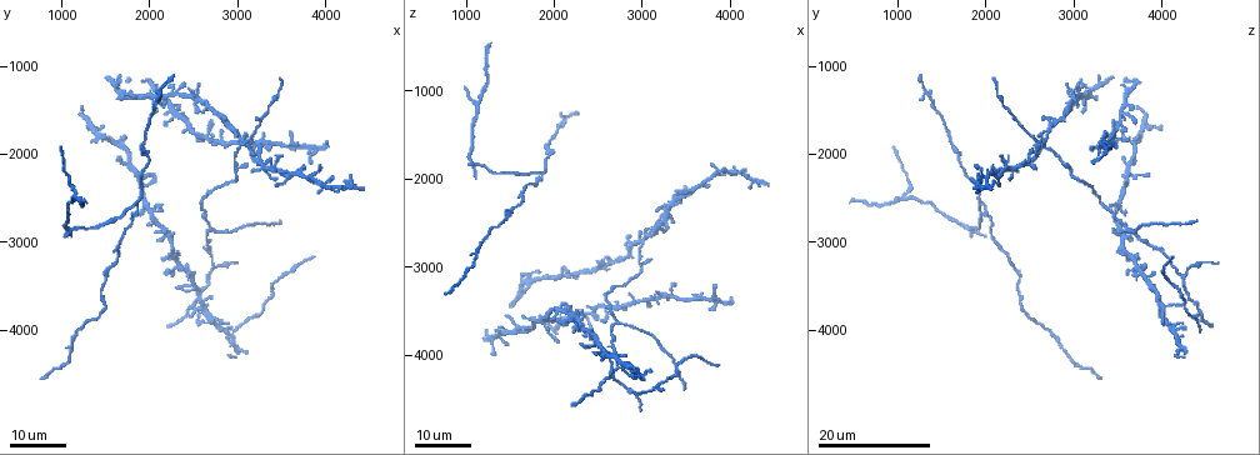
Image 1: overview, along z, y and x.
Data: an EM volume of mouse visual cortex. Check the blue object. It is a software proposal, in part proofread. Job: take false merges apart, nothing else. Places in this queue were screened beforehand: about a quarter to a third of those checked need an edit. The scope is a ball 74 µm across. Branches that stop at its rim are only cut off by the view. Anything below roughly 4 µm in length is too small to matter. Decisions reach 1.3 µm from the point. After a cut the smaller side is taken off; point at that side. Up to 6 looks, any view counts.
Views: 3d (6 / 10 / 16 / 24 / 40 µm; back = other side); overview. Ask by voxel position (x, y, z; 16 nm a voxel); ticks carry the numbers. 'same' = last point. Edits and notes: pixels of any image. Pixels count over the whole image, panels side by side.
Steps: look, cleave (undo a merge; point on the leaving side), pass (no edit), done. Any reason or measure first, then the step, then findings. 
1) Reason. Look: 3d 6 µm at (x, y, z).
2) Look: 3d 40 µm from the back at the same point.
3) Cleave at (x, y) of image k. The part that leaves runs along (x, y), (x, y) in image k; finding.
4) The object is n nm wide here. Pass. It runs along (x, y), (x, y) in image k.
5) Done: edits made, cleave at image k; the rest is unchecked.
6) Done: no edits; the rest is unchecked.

Branch point. Look: 3d 16 µm at (2550, 3650, 4300).

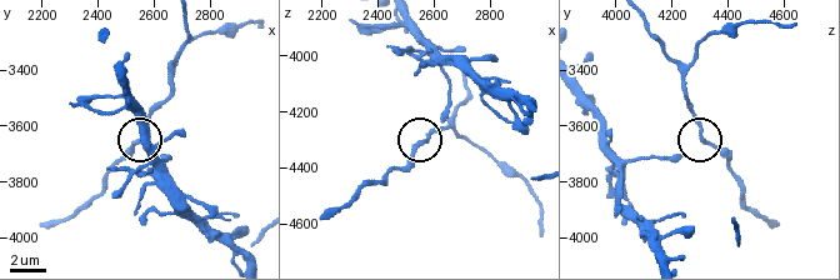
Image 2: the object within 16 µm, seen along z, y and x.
Zoom in. Look: 3d 10 µm at (2560, 3650, 4300).

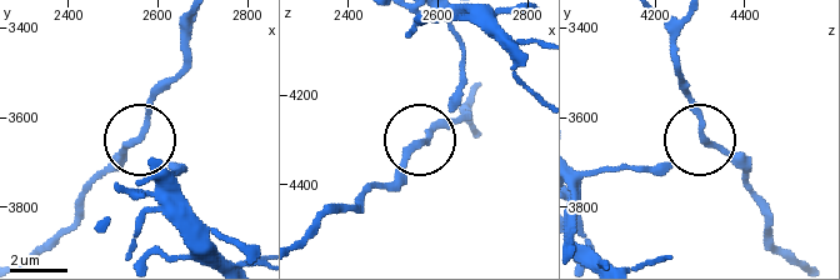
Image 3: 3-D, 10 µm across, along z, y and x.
Pass. It runs along (664, 23), (679, 79), (705, 136), (750, 170) in image 3; one neuron here.

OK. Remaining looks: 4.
Arms part here. Look: 3d 16 µm at (2650, 3400, 4250).

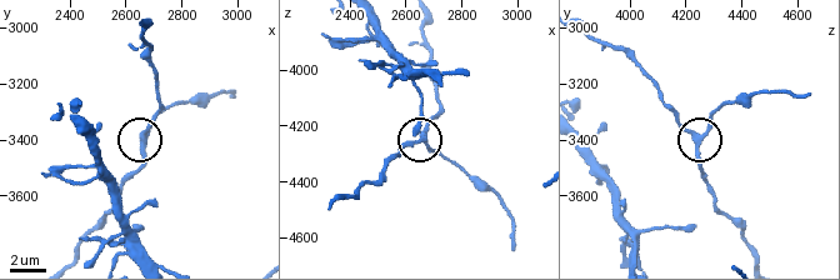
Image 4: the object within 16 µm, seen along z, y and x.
Closer look. Look: 3d 10 µm at (2660, 3400, 4250).

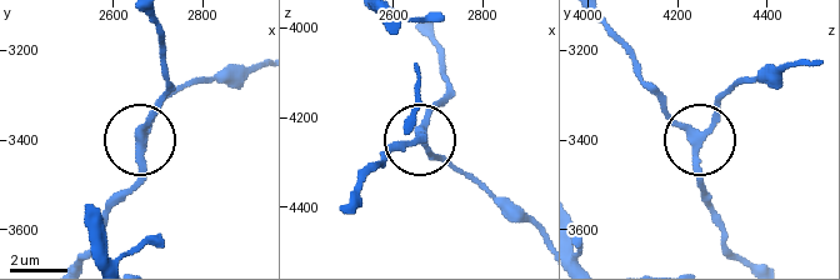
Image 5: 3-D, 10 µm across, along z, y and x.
Look: 3d 6 µm at (2660, 3400, 4250).

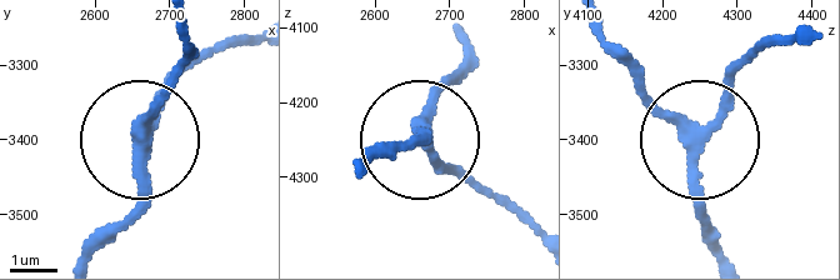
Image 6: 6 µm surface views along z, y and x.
Pass. It runs along (590, 23), (690, 134), (761, 51) in image 6; continuous, no second neuron.

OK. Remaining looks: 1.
Done: no edits; the rest is unchecked.

